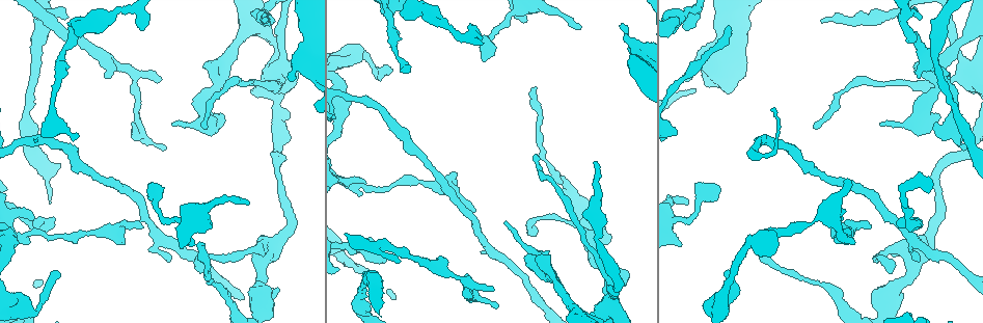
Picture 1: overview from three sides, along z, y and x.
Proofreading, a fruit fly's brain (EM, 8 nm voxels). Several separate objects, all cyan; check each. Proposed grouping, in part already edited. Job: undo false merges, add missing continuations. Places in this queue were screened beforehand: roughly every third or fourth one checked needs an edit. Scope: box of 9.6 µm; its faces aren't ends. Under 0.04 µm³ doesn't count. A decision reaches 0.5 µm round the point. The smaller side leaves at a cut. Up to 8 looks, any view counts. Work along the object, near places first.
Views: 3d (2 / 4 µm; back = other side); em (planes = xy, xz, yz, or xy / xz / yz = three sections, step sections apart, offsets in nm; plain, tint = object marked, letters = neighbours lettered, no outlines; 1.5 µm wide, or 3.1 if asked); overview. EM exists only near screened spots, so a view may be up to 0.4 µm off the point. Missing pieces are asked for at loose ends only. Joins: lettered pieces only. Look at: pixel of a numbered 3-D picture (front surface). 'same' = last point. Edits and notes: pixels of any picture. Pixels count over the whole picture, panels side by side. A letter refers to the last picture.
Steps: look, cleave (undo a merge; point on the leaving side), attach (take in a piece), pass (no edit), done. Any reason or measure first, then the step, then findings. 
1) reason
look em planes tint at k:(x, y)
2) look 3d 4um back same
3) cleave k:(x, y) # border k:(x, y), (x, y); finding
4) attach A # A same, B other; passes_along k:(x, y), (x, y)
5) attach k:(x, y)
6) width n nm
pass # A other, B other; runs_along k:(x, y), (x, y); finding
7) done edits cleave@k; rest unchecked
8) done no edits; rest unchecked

branch stops here
look em planes letters at 1:(881, 125)

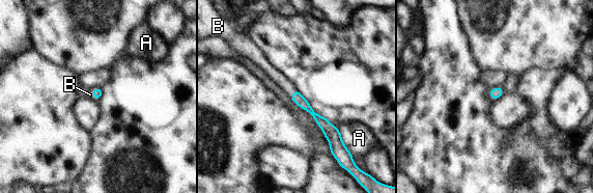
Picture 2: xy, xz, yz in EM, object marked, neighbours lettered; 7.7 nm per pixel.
longest_contact A 190 nm
attach B # A other, B same; passes_along 2:(297, 98), (293, 92), (277, 76); the cell continues

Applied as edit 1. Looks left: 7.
an open end
look 3d 4um at 1:(498, 305)

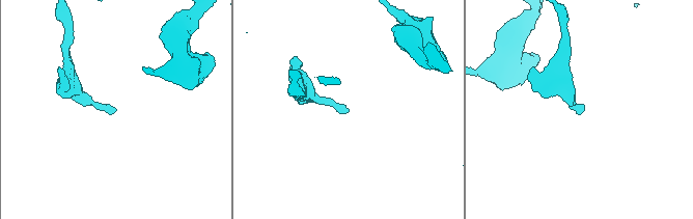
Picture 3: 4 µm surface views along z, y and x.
shape alone is not enough
look em yz step 4 letters at 3:(581, 111)

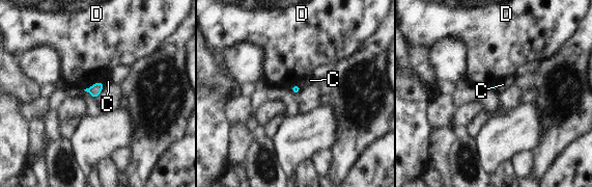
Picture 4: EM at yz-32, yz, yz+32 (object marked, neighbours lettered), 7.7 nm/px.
pass # C other, D other; border 4:(103, 81), (96, 81), (83, 89); none of them fits

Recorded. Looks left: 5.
narrows sharply
look em planes tint at 1:(86, 232)

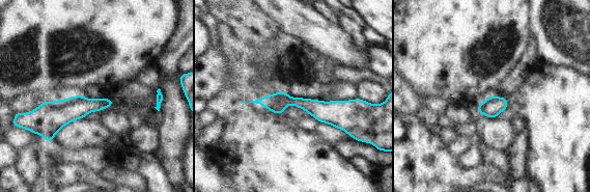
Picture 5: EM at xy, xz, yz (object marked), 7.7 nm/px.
look em planes letters same

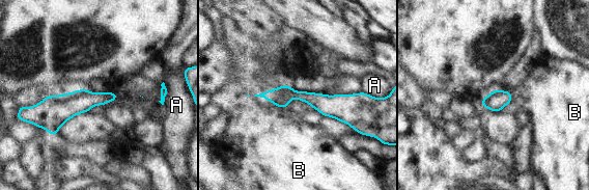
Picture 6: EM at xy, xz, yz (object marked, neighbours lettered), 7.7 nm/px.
longest_contact B 280 nm
pass # A other, B other; runs_along 6:(264, 94), (319, 102), (360, 98); one cell here

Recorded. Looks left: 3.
done edits attach@2; rest unchecked

